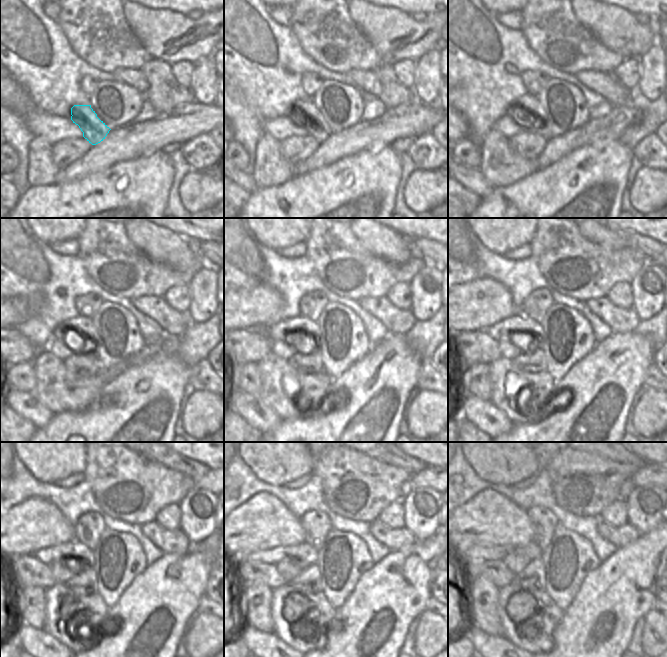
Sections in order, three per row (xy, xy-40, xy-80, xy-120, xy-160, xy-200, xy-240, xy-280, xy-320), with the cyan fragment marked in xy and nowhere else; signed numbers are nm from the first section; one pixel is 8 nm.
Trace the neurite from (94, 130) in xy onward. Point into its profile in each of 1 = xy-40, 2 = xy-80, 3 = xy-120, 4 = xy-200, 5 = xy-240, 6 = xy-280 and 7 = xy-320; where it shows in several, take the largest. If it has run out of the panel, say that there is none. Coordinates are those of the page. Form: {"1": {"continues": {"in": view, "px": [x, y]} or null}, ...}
{"1": {"continues": {"in": "xy-40", "px": [310, 119]}}, "2": {"continues": {"in": "xy-80", "px": [535, 118]}}, "3": {"continues": {"in": "xy-120", "px": [87, 338]}}, "4": {"continues": {"in": "xy-200", "px": [531, 330]}}, "5": {"continues": {"in": "xy-240", "px": [73, 549]}}, "6": {"continues": {"in": "xy-280", "px": [303, 552]}}, "7": {"continues": {"in": "xy-320", "px": [487, 552]}}}

